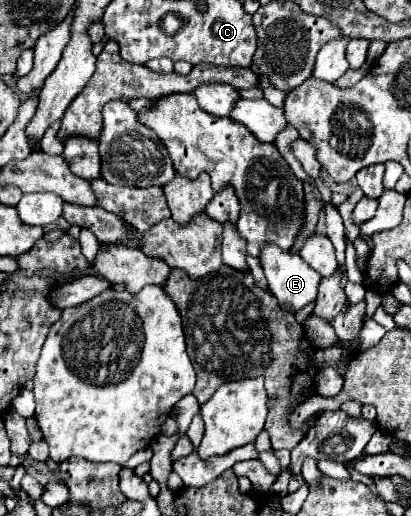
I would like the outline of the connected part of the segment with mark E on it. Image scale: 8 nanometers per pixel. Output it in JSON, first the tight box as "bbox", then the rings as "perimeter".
{"bbox":[261,244,321,314],"perimeter":[[[267,244],[261,252],[261,264],[263,264],[265,276],[269,282],[269,290],[277,298],[281,310],[295,314],[301,308],[305,308],[307,304],[317,300],[317,286],[321,282],[321,274],[311,270],[311,266],[307,266],[307,262],[303,262],[301,256],[295,256],[291,252],[283,252],[275,244]]]}

